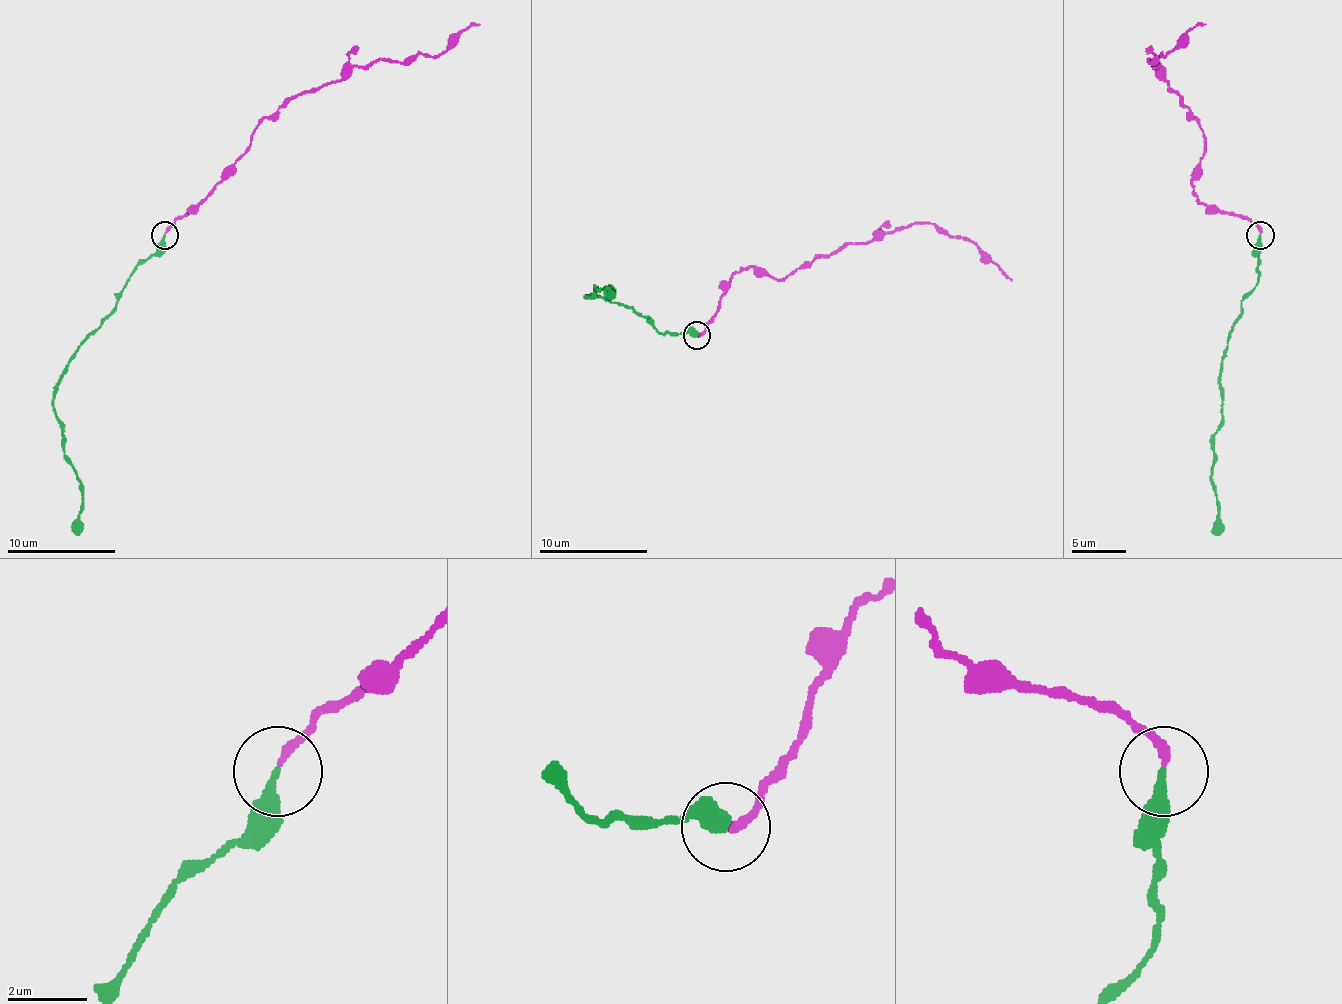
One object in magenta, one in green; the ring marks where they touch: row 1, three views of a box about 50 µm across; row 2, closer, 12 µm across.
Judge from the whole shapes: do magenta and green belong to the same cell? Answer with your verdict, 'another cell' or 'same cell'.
same cell

